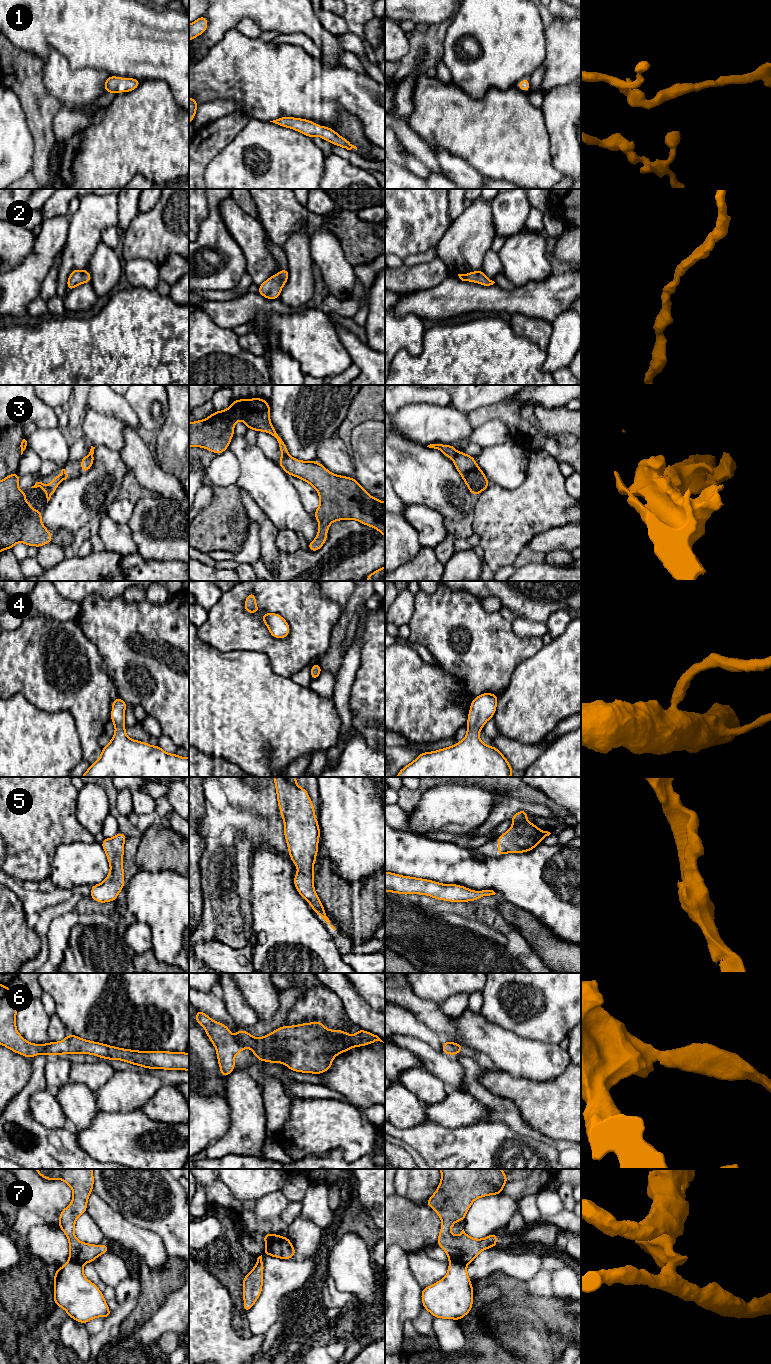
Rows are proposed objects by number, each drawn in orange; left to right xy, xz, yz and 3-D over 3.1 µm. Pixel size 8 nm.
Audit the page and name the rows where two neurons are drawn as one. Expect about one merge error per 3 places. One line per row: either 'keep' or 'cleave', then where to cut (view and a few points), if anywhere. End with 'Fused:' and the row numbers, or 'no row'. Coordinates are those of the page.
1: keep | no cut
2: keep | no cut
3: keep | no cut
4: keep | no cut
5: keep | no cut
6: keep | no cut
7: cleave | yz (449, 1260), (466, 1265)
Fused: 7

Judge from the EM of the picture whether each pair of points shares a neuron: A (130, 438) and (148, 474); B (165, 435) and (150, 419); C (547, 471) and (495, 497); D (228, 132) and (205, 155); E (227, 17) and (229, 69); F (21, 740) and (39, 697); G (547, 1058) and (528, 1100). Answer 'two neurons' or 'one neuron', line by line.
A: one neuron
B: two neurons
C: one neuron
D: one neuron
E: two neurons
F: two neurons
G: two neurons

